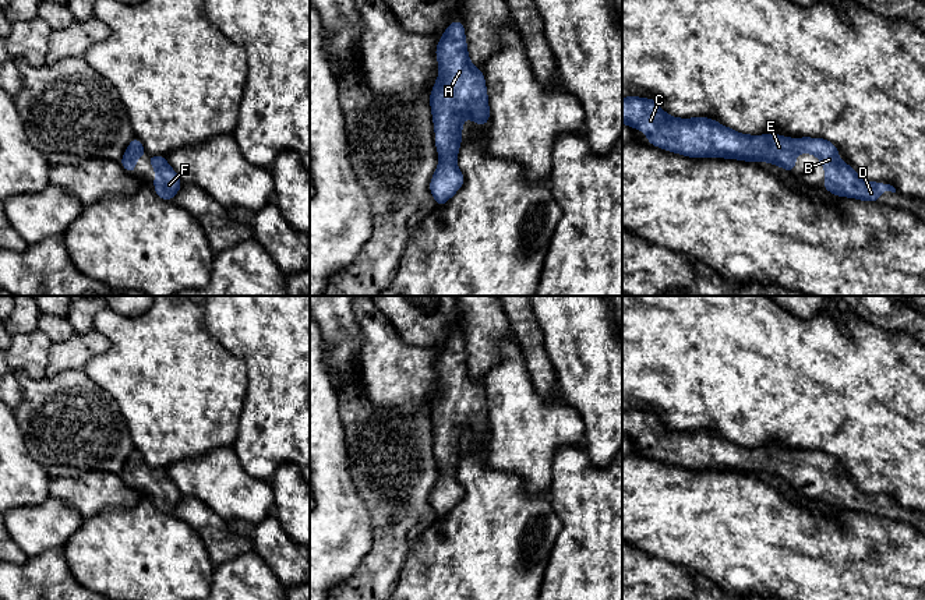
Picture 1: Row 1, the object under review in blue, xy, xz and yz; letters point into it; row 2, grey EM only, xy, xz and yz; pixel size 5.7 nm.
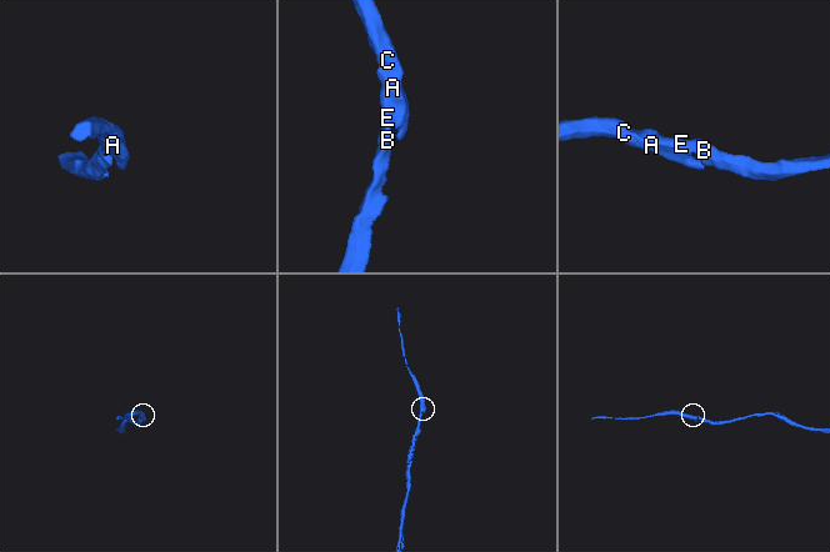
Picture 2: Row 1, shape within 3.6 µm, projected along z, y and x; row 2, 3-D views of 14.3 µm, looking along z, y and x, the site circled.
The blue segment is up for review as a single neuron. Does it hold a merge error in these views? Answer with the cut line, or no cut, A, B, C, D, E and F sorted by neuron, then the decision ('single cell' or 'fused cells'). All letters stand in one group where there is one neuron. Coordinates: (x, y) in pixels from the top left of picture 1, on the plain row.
no cut | A B C D E F | single cell

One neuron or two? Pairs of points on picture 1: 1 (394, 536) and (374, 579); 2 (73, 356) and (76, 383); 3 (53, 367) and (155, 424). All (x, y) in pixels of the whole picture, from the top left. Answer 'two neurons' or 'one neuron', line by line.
1: one neuron
2: two neurons
3: two neurons

